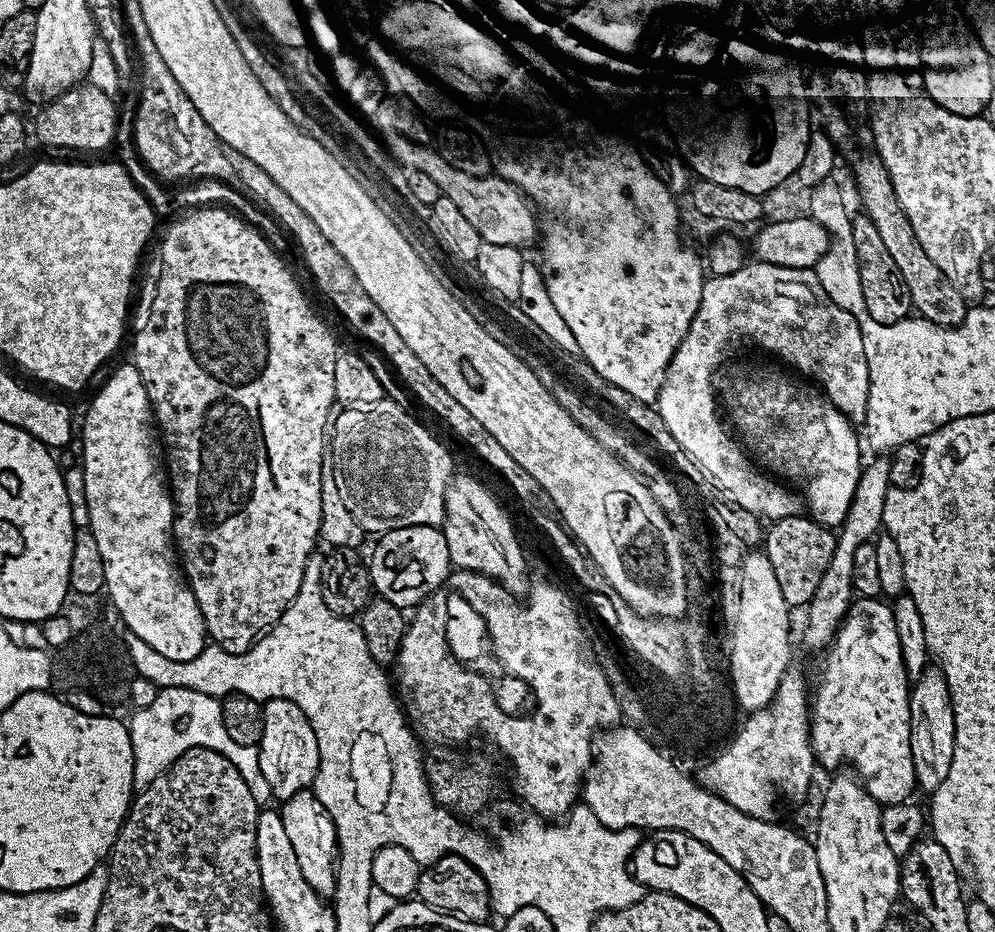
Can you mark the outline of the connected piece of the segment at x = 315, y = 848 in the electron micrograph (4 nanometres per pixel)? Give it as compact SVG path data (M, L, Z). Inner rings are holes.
M305 790L294 794L289 800L283 801L279 813L286 838L290 838L290 846L294 846L294 858L298 858L298 870L302 870L302 878L306 878L306 882L310 882L312 889L322 898L335 897L338 859L336 827L322 802L318 802L315 791Z

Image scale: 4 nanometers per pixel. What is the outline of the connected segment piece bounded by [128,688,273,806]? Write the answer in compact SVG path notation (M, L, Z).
M162 688L156 693L154 702L150 706L137 709L129 719L130 742L134 750L134 785L137 789L150 786L154 778L158 778L168 771L169 766L182 754L186 754L191 748L213 748L216 752L221 752L242 774L242 778L250 786L250 794L254 794L257 804L267 805L267 800L273 799L270 790L270 782L266 782L266 774L262 774L260 769L260 750L259 747L243 748L226 734L226 726L222 722L221 701L215 696L207 696L198 690L186 690L185 688Z

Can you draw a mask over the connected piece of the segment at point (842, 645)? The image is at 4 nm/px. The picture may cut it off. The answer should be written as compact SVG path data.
M880 598L857 599L828 654L820 689L815 689L810 704L817 765L823 769L853 764L855 775L881 806L909 803L917 791L910 750L910 677L902 662L892 604Z

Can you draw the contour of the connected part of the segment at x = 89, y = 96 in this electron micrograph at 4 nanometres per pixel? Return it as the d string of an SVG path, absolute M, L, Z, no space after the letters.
M81 82L39 109L36 116L36 136L52 148L85 148L96 152L112 140L116 132L116 103L113 97L102 94L98 86Z

